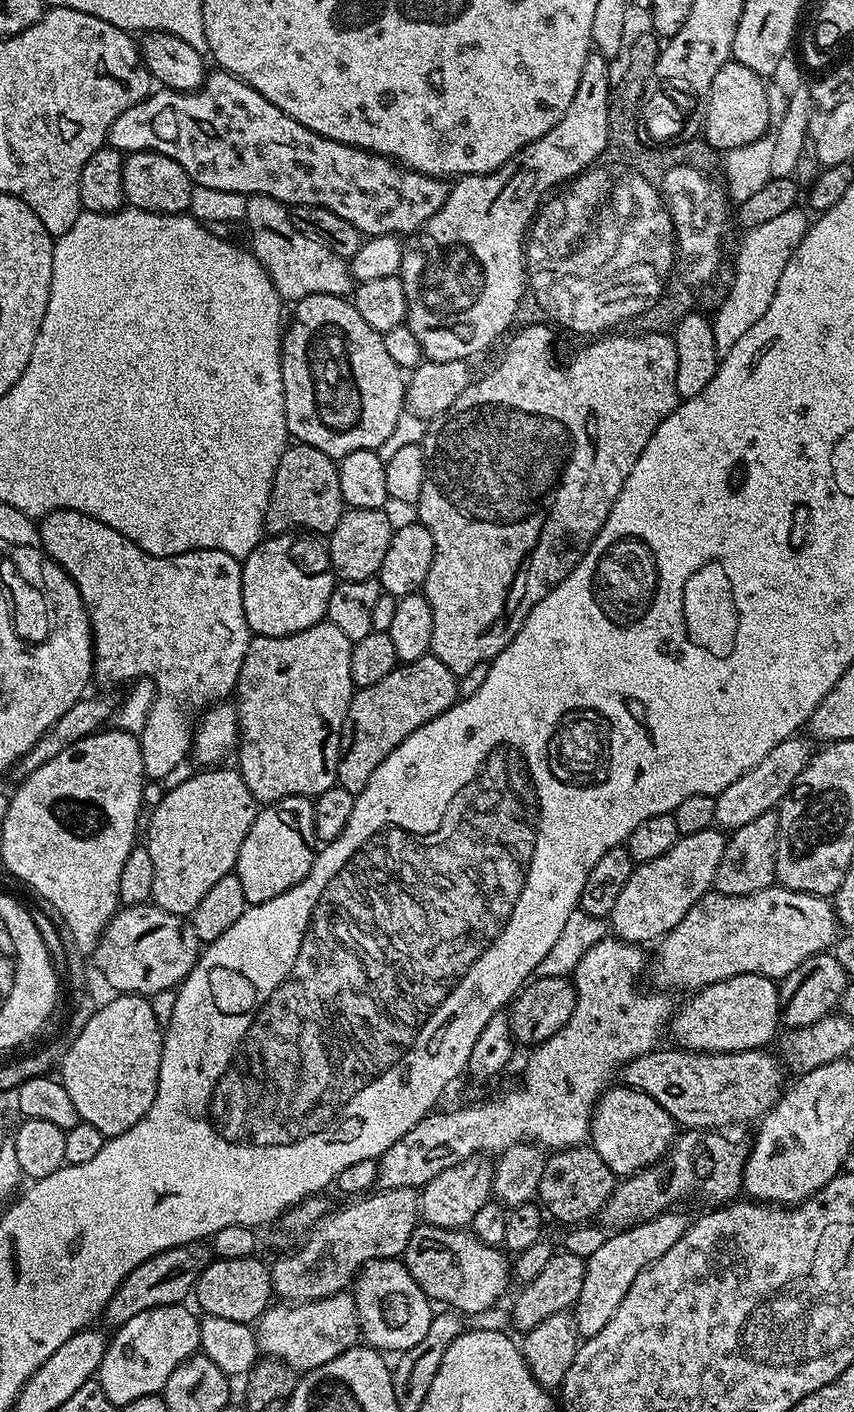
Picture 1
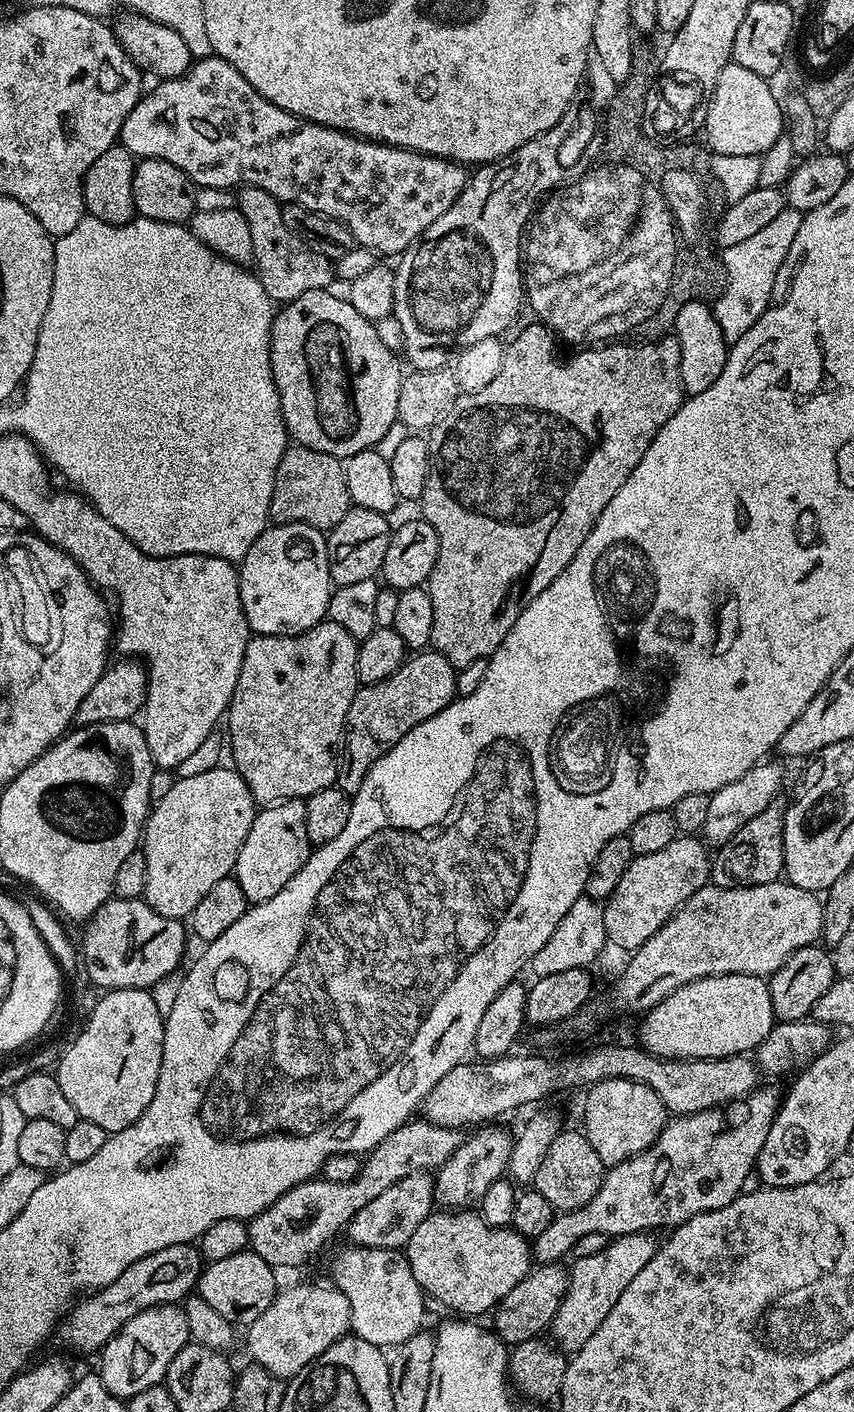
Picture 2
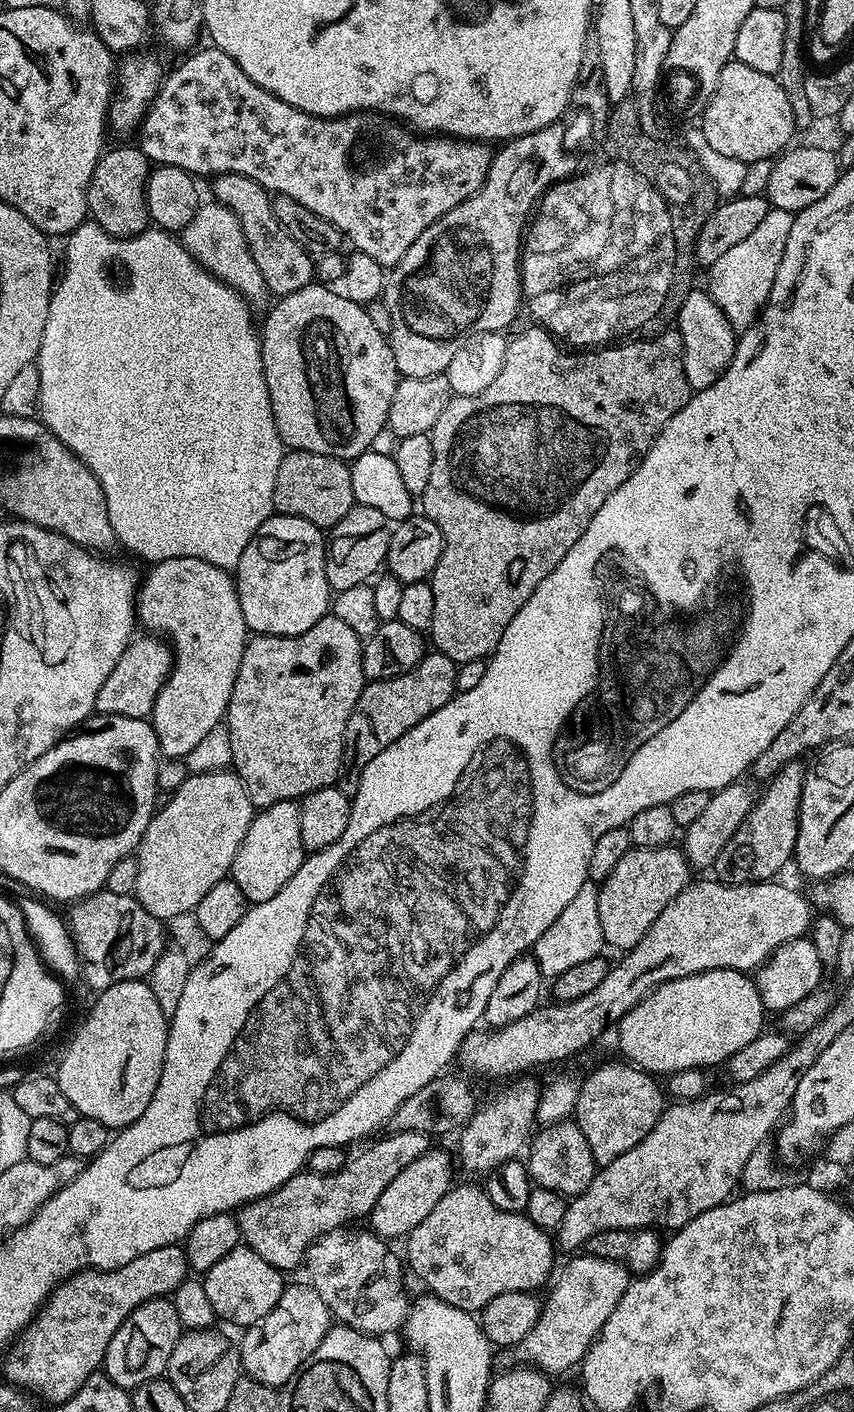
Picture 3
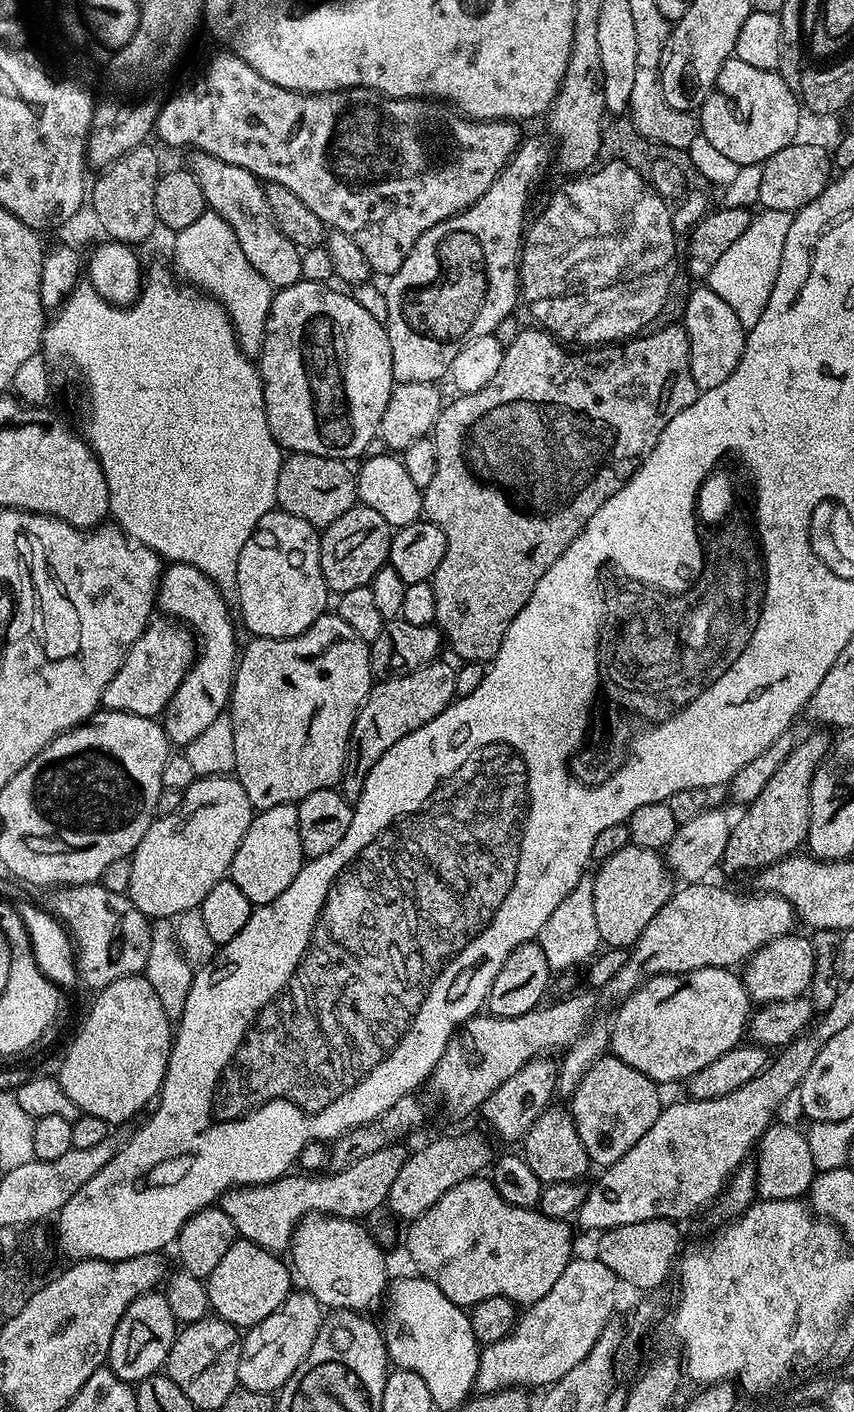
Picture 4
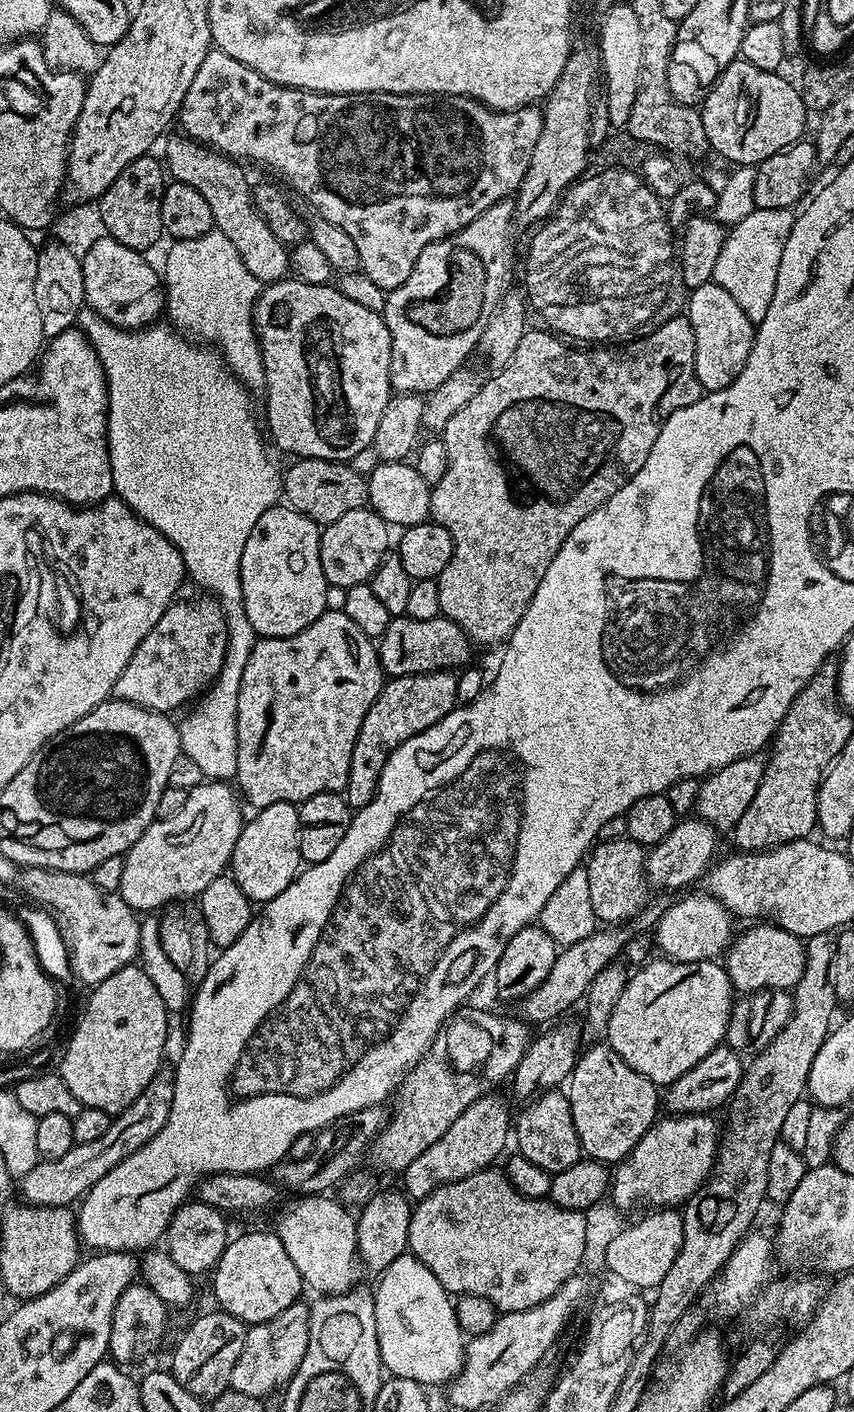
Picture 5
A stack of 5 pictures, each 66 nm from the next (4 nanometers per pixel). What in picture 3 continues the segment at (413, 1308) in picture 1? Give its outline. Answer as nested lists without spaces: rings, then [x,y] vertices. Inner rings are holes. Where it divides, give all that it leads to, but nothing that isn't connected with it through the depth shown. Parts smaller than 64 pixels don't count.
[[[342,1227],[336,1231],[327,1232],[323,1238],[317,1240],[314,1245],[308,1248],[308,1252],[305,1256],[305,1267],[308,1268],[308,1277],[309,1283],[312,1285],[318,1294],[319,1297],[322,1298],[324,1302],[326,1302],[329,1308],[332,1311],[333,1317],[340,1321],[341,1323],[345,1323],[350,1325],[352,1328],[357,1329],[360,1332],[364,1332],[368,1335],[375,1335],[375,1336],[383,1336],[382,1334],[390,1334],[394,1331],[396,1333],[403,1327],[405,1321],[408,1318],[409,1313],[412,1309],[412,1300],[411,1297],[407,1296],[402,1288],[402,1278],[400,1276],[400,1264],[402,1268],[402,1262],[400,1262],[397,1256],[389,1249],[389,1243],[382,1239],[381,1237],[377,1236],[374,1232],[365,1229],[364,1230],[354,1230],[355,1228],[349,1227]]]

